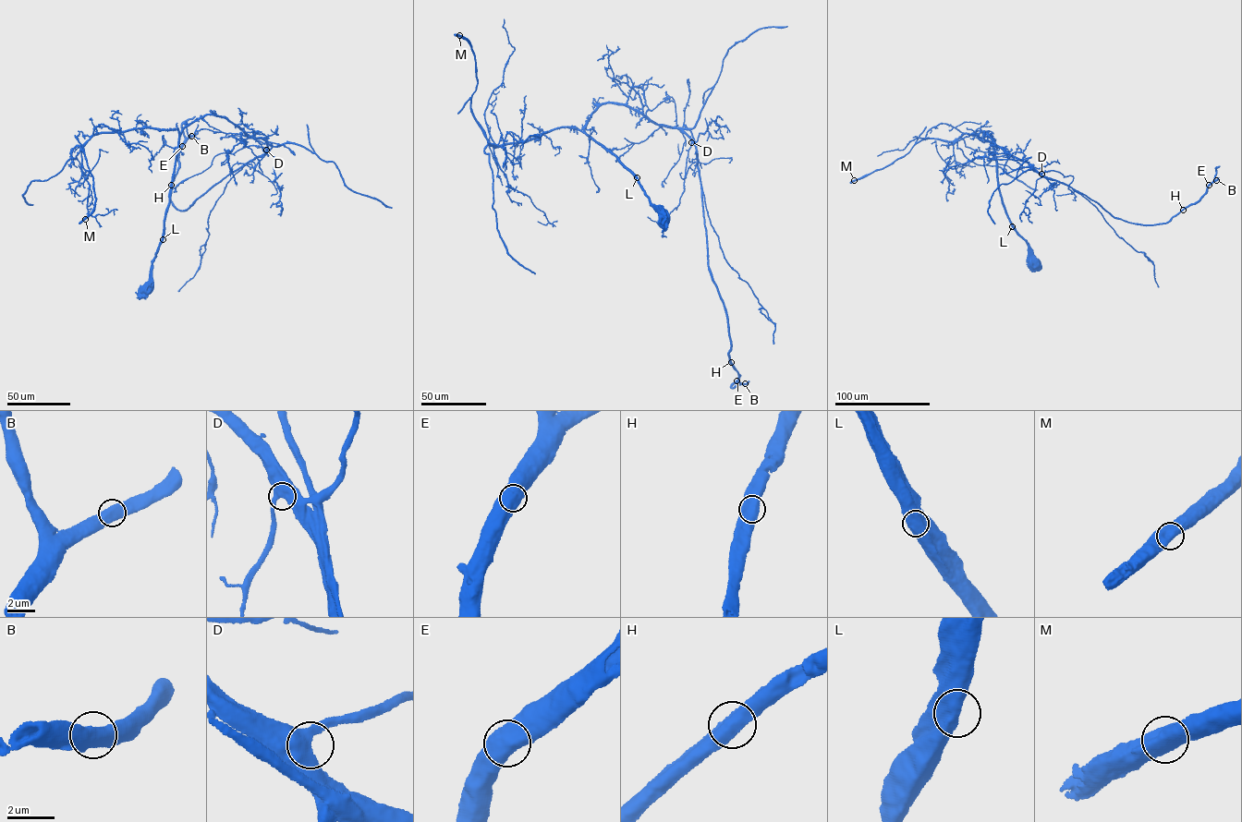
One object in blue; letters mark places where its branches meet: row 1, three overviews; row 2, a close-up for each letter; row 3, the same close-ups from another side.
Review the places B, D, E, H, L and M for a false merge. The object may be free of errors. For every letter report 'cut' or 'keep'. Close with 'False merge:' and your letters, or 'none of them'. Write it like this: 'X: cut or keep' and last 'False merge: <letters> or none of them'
B: keep
D: keep
E: keep
H: keep
L: keep
M: keep
False merge: none of them

